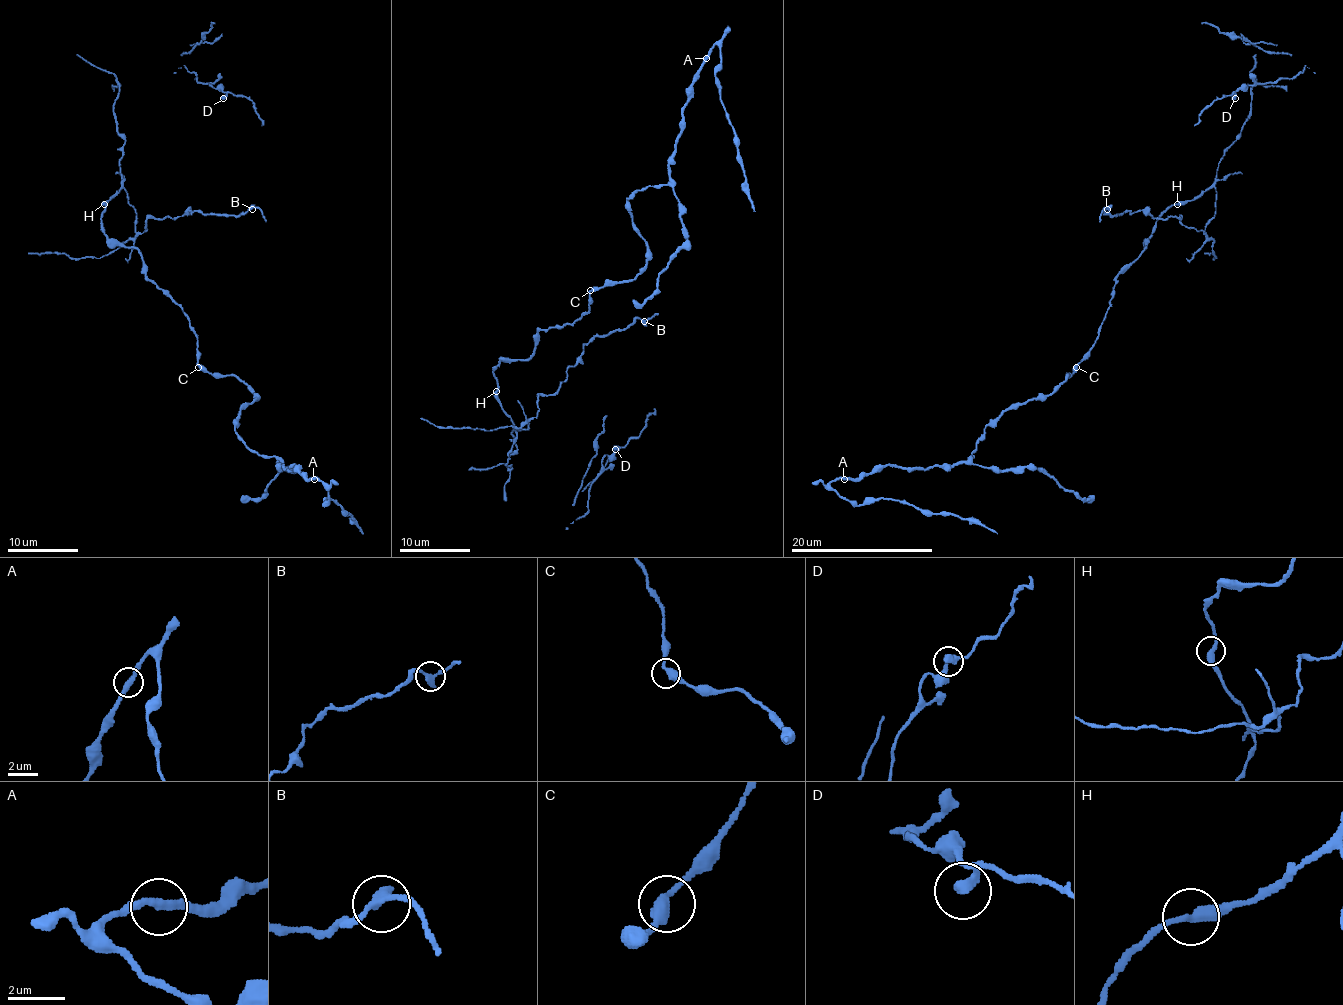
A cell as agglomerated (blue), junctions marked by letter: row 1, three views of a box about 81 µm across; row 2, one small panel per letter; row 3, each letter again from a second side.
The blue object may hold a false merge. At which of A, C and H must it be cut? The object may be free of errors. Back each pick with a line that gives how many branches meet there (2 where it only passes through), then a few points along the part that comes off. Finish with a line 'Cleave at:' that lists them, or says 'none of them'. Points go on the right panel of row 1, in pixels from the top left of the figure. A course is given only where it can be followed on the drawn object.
H: 2 branches meet
Cleave at: H

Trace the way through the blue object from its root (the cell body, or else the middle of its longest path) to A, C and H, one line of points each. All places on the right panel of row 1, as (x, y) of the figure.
A: (1103, 319), (1076, 369), (1048, 395), (1004, 410), (966, 461), (886, 465), (844, 479)
C: (1103, 319), (1094, 346), (1076, 367)
H: (1103, 319), (1110, 306), (1116, 278), (1146, 248), (1156, 219), (1178, 203)

